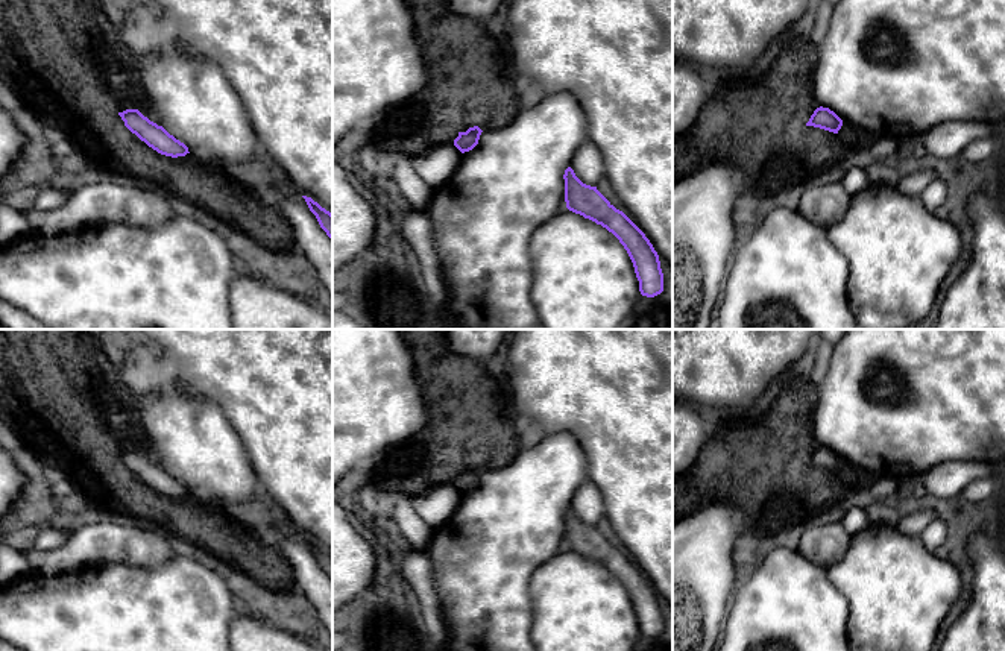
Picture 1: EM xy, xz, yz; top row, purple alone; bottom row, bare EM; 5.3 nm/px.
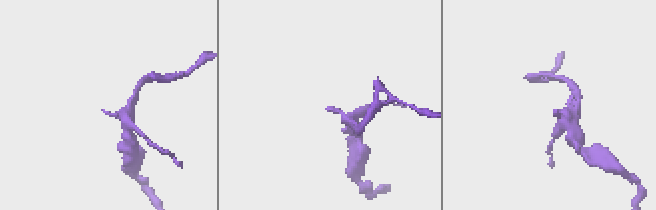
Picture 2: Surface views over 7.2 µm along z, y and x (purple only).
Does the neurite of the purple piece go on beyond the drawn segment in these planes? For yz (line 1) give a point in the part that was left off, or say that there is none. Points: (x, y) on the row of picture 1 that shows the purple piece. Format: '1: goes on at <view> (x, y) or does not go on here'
1: does not go on here

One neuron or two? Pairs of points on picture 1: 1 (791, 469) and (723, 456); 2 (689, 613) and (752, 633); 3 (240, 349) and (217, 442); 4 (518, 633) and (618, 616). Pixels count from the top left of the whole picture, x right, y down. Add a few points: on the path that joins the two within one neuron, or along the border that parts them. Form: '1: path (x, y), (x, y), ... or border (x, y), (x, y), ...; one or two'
1: path (775, 469), (765, 462), (740, 462); one
2: border (729, 612), (723, 621); two
3: border (193, 396), (213, 401), (243, 443); two
4: border (529, 595), (532, 600), (532, 635); two

